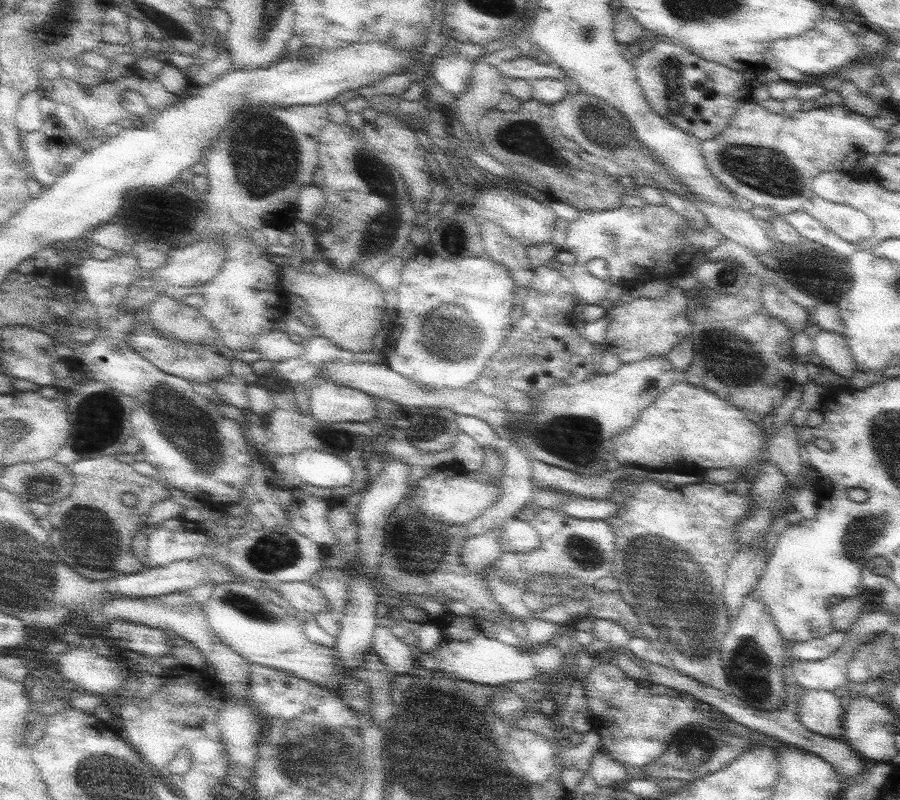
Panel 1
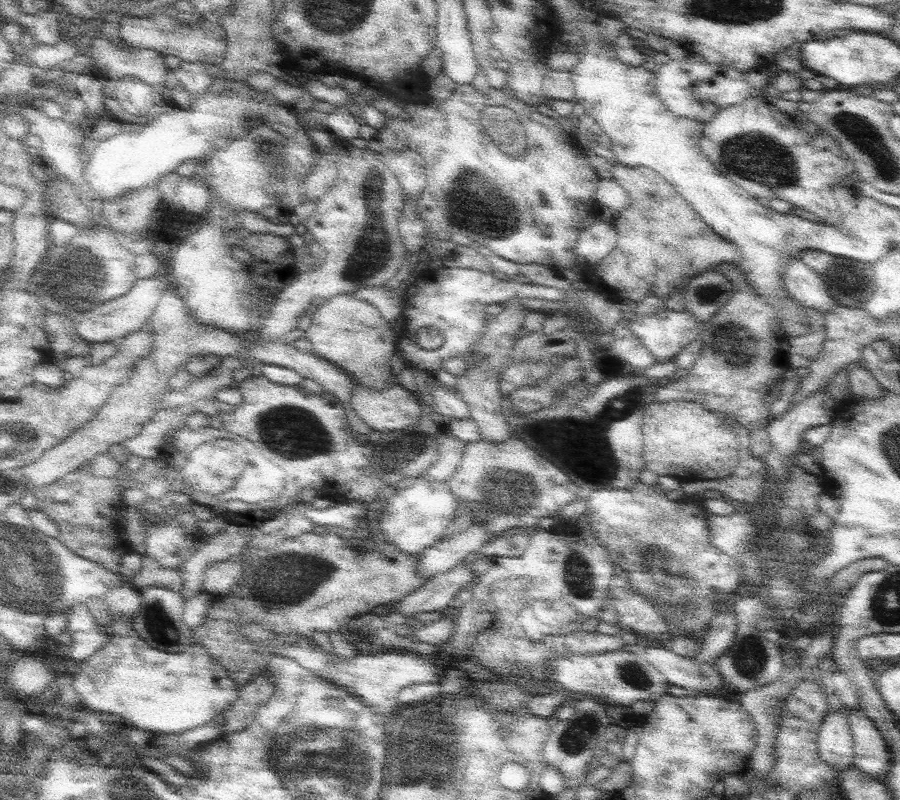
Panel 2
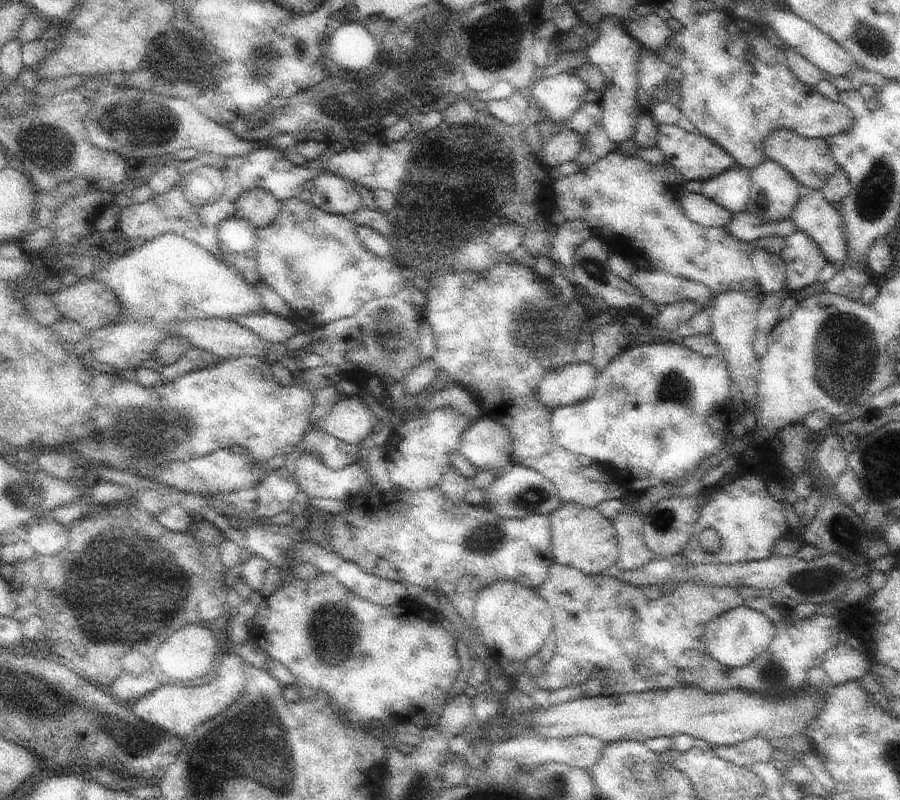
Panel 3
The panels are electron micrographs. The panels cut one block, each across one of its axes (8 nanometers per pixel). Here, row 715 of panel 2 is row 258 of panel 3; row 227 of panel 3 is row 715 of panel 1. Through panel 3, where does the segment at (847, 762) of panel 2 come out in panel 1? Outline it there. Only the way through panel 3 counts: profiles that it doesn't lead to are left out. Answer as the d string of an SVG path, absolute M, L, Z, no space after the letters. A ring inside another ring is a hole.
M805 688L797 696L797 720L809 732L827 736L833 740L843 738L845 702L833 692L821 688Z

